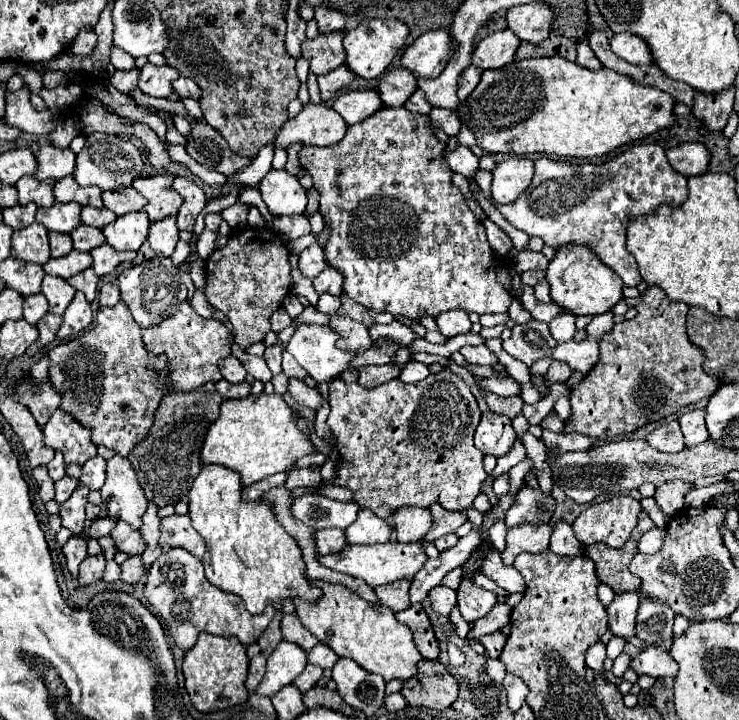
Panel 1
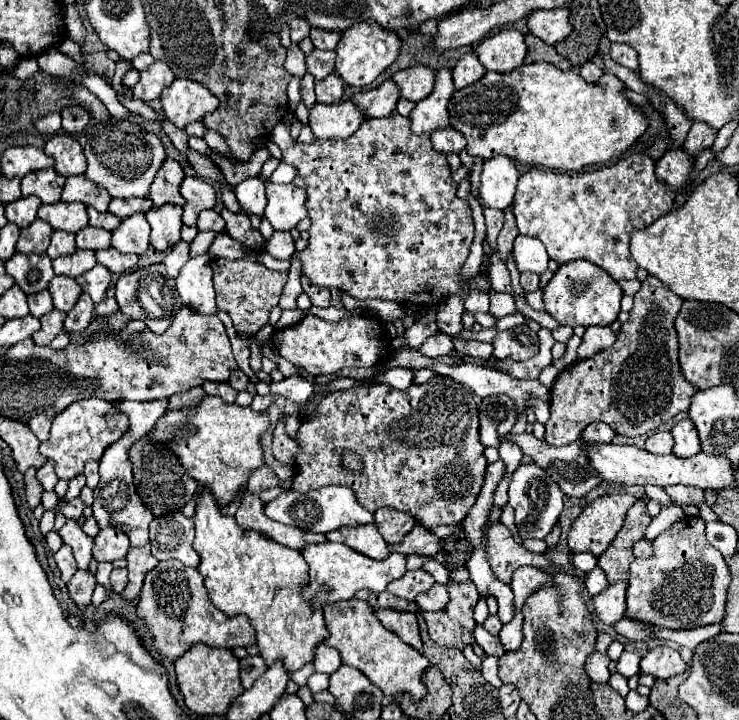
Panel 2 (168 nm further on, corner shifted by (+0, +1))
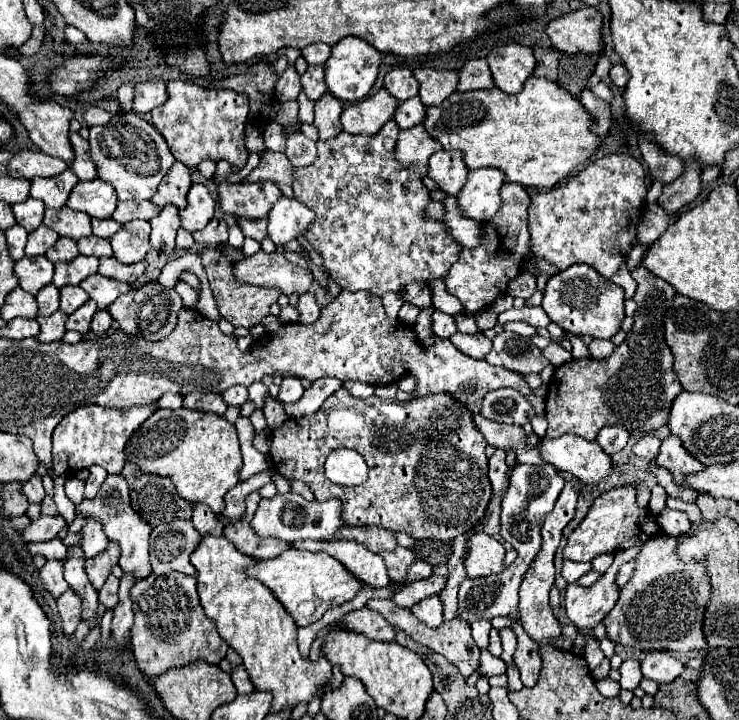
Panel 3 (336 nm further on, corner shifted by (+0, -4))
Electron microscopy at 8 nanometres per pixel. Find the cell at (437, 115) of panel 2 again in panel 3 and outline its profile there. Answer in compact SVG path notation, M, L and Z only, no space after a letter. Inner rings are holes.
M418 123L410 129L402 129L396 145L396 159L402 165L420 163L426 165L428 157L438 151L442 145L426 131L424 123Z

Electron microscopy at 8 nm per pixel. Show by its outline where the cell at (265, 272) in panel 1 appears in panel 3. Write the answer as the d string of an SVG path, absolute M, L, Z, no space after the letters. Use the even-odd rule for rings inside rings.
M202 249L202 265L206 269L206 275L208 275L208 281L210 281L210 289L214 293L214 299L216 299L216 305L220 309L220 315L224 319L228 319L234 327L254 327L258 325L270 311L270 305L278 301L278 297L282 295L280 289L270 289L270 287L258 287L258 285L248 285L248 283L240 283L232 269L234 265L216 249Z

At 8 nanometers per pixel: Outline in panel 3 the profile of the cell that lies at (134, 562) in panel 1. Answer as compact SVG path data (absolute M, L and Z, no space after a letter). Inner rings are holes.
M114 575L108 577L104 587L98 591L98 599L106 605L106 609L112 609L118 603L118 579Z

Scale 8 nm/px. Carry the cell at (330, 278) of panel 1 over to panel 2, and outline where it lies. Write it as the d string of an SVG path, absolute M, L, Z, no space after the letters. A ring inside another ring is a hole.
M302 278L302 288L304 292L308 294L310 302L318 308L328 308L330 306L330 292L328 288L320 288L320 286L314 286L308 278Z

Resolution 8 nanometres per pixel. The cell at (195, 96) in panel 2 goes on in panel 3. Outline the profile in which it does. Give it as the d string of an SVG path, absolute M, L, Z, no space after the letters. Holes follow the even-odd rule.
M170 81L168 83L168 101L162 107L156 107L150 111L152 115L152 125L162 133L166 139L172 155L188 165L188 167L198 167L198 163L204 157L212 157L214 161L226 159L238 169L246 165L248 151L244 147L244 127L246 127L246 117L248 117L248 99L244 95L232 93L228 89L204 89L192 81Z

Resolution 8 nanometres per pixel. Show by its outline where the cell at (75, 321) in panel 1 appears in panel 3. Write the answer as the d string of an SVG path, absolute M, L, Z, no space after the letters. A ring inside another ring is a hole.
M88 299L80 309L76 309L72 315L68 315L68 321L66 321L66 329L70 331L78 331L78 333L88 333L90 331L90 321L92 321L92 315L96 313L96 301Z

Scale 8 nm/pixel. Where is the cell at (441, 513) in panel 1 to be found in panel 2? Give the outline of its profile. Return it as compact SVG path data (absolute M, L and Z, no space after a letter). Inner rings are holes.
M416 524L412 528L412 532L408 532L408 536L404 536L404 540L400 544L392 544L388 546L390 552L400 552L404 556L410 556L410 554L418 554L418 556L424 556L424 558L432 558L438 554L442 546L442 540L436 538L430 530L424 530L424 526Z

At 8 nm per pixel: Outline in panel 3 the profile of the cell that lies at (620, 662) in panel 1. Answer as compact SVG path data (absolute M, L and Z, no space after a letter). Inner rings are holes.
M626 659L620 667L622 679L620 679L620 687L622 689L630 689L634 691L638 687L638 683L642 681L642 671L640 671L640 663L636 659Z

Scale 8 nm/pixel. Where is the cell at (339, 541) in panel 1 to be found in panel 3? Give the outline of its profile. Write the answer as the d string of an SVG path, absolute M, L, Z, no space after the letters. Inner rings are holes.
M258 491L250 493L246 497L246 513L244 513L244 517L240 521L228 523L224 527L224 537L228 537L236 545L236 549L240 549L246 555L252 555L252 557L258 557L258 559L272 559L278 553L290 549L292 545L282 541L282 539L276 539L276 537L260 537L252 529L250 521L252 521L252 515L258 509L258 501L260 501Z

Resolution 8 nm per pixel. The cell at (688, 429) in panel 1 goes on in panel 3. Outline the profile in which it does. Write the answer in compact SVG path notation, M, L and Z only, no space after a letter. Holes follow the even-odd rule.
M670 435L668 439L662 441L660 453L658 453L658 457L654 461L658 465L670 469L672 473L676 473L676 477L682 477L682 475L688 475L688 473L696 473L696 471L700 471L704 467L698 459L694 459L684 449L680 437L676 437L676 435Z

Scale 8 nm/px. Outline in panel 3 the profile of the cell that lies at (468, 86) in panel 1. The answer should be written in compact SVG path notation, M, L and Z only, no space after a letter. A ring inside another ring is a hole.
M470 59L464 63L460 71L460 81L458 81L458 91L474 91L474 89L490 89L494 87L490 69L486 59Z

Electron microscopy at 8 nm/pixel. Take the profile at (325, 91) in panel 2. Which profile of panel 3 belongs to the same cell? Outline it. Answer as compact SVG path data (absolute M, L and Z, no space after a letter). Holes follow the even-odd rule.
M326 93L320 97L316 103L316 117L314 117L314 127L318 129L318 137L332 139L342 131L340 125L340 113L342 113L342 101L338 101L334 95Z

